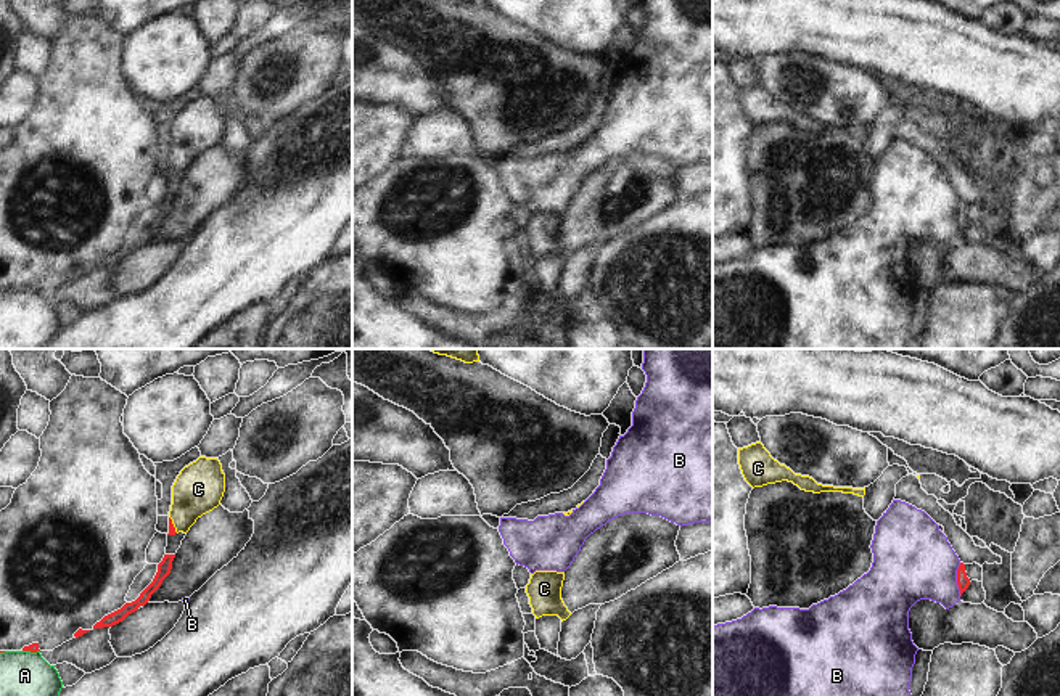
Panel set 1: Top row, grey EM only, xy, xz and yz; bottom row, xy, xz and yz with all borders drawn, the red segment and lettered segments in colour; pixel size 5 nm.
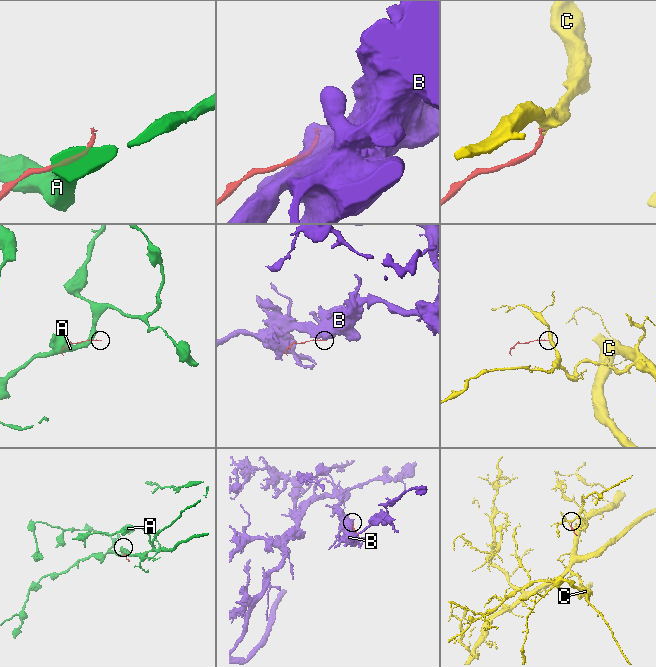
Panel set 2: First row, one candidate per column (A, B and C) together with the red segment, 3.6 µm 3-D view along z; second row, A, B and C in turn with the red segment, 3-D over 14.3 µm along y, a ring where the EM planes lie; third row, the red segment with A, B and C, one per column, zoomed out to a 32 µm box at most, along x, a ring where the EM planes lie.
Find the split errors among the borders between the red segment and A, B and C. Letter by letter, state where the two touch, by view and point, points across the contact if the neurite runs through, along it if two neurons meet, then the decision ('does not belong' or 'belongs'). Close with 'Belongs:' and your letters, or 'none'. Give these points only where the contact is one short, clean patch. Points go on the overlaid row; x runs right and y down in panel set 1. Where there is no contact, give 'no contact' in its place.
A: xy (31, 651) | does not belong
B: yz (957, 579) | along yz (961, 563), (957, 569), (959, 595) | does not belong
C: xy (172, 524) | across xy (171, 526), (172, 524), (184, 513), (198, 489) | belongs
Belongs: C

